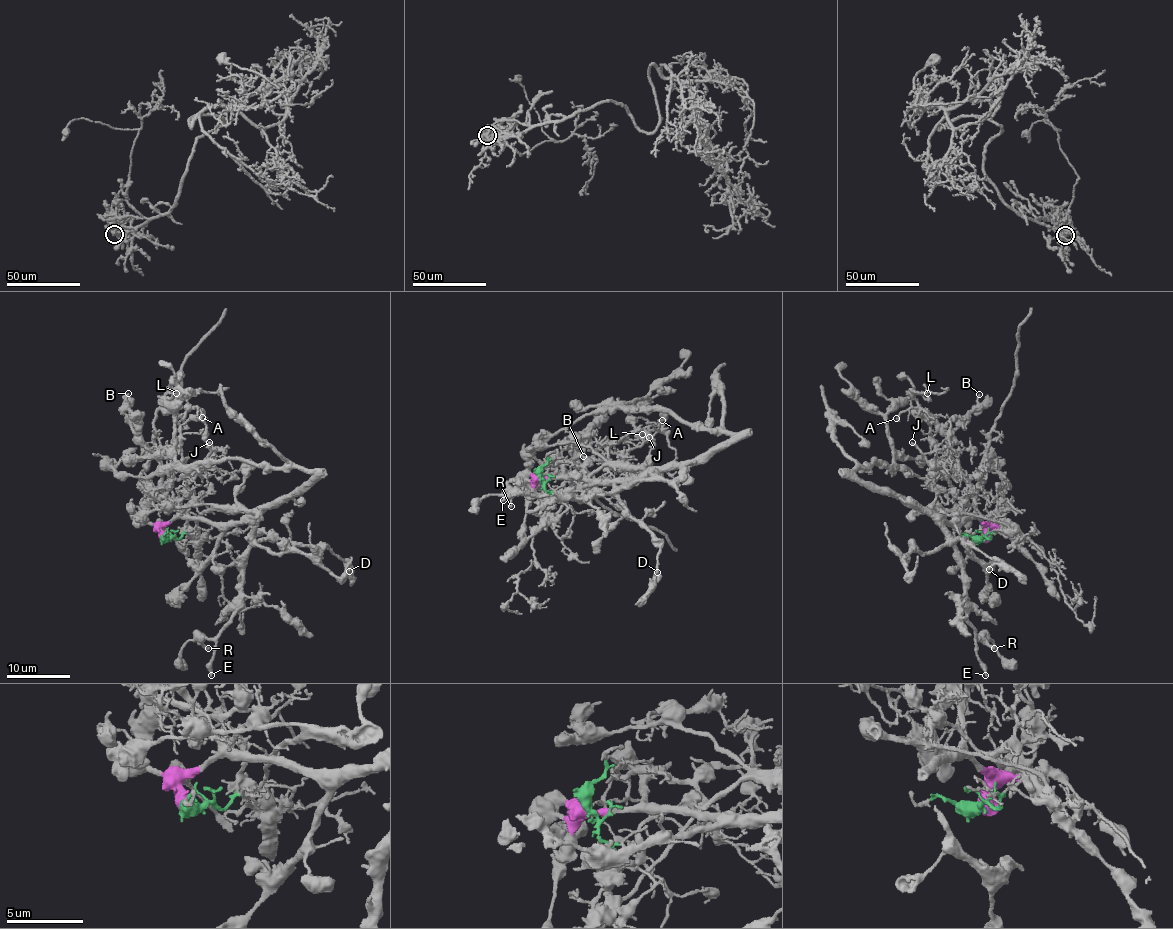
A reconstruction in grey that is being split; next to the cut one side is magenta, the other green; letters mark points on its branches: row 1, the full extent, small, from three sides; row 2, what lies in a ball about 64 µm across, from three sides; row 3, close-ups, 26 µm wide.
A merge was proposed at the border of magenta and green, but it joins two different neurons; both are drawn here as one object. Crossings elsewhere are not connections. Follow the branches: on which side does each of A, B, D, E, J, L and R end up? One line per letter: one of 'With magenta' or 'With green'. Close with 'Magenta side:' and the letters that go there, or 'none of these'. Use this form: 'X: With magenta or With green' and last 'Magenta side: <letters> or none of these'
A: With green
B: With magenta
D: With magenta
E: With magenta
J: With green
L: With green
R: With magenta
Magenta side: B, D, E, R

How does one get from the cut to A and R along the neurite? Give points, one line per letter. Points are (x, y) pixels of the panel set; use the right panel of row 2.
A: (982, 538), (999, 526), (996, 518), (960, 499), (941, 470), (930, 426), (916, 407), (897, 418)
R: (982, 538), (985, 527), (978, 518), (941, 522), (961, 568), (963, 607), (975, 637), (995, 648)

